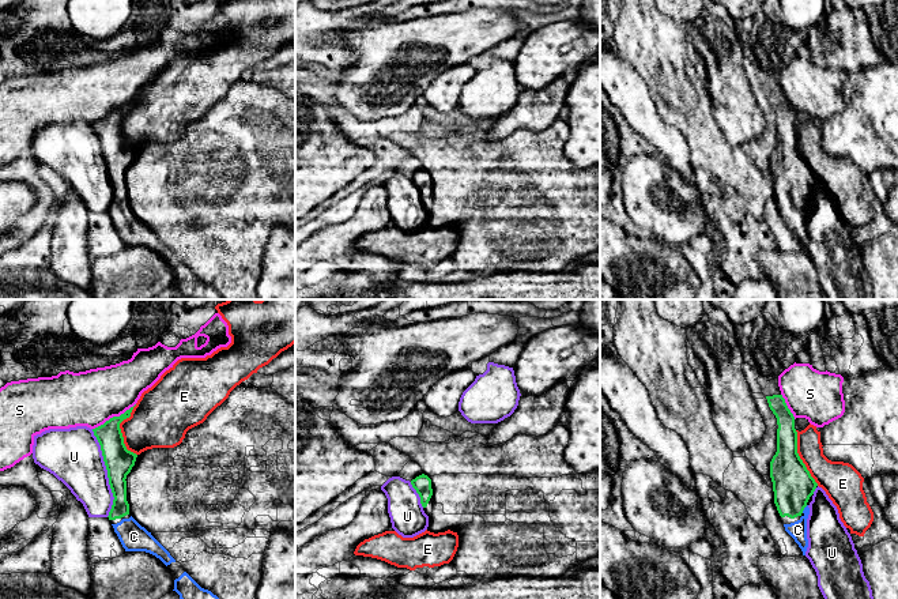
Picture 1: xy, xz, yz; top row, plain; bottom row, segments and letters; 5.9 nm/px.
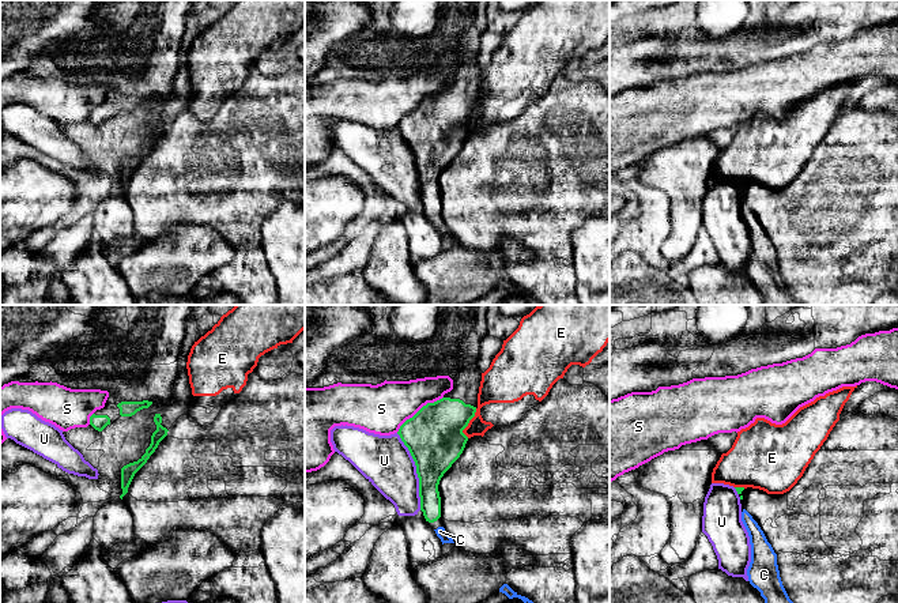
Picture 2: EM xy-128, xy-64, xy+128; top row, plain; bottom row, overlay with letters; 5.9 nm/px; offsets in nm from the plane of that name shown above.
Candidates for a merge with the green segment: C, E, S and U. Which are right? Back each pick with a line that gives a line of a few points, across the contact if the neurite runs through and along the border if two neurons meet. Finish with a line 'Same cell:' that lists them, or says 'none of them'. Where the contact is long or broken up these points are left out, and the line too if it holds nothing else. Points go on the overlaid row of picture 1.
C: line yz (792, 483), (792, 498), (803, 509), (804, 517), (797, 530)
Same cell: C

